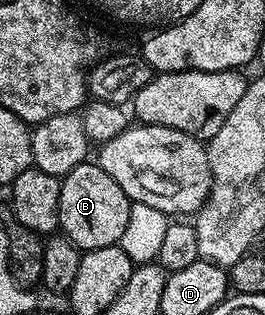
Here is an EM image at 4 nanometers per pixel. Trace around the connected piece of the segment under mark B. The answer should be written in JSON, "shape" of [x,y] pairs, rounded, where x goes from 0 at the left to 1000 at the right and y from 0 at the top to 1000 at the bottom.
{"shape":[[[370,514],[298,521],[230,571],[223,724],[313,800],[347,800],[396,781],[438,781],[472,743],[502,638],[381,540]]]}

